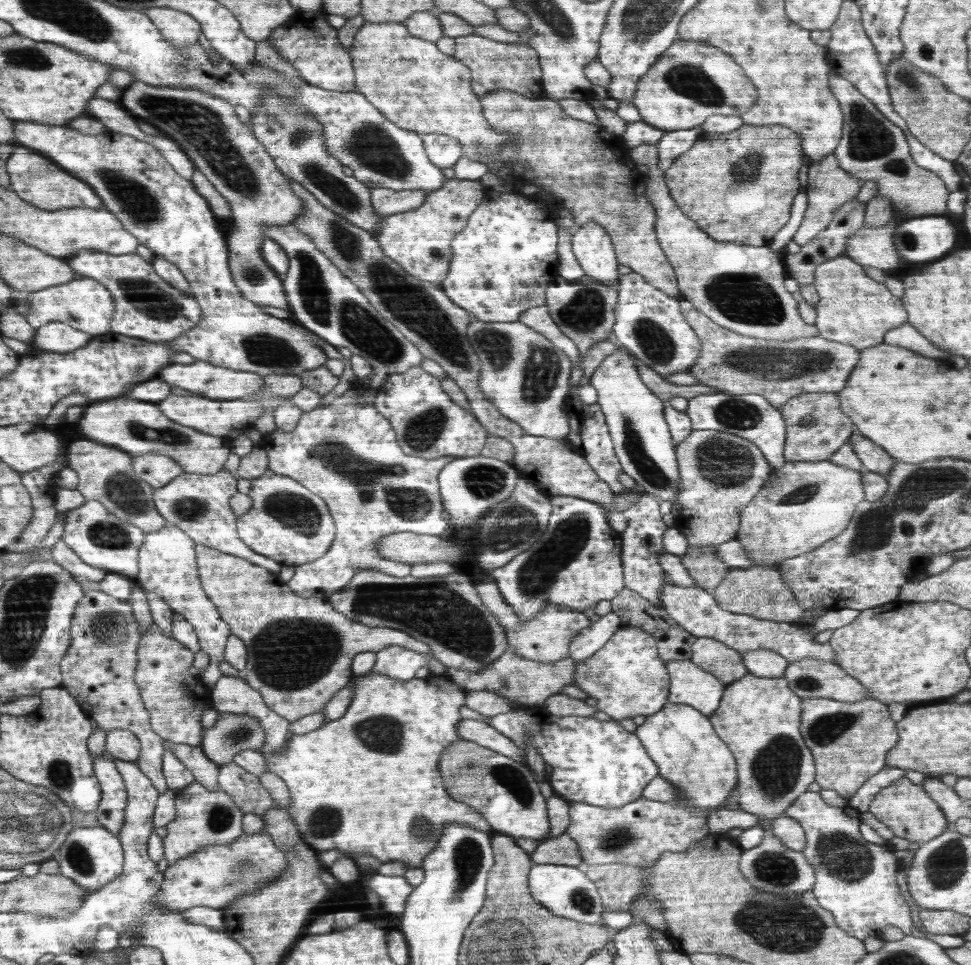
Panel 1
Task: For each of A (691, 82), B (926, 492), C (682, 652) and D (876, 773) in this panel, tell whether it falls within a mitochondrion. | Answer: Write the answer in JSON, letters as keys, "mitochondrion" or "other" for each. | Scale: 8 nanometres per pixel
{"A":"mitochondrion","B":"mitochondrion","C":"other","D":"other"}

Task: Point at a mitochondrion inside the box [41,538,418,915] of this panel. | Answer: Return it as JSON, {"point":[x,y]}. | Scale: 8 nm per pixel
{"point":[291,653]}

